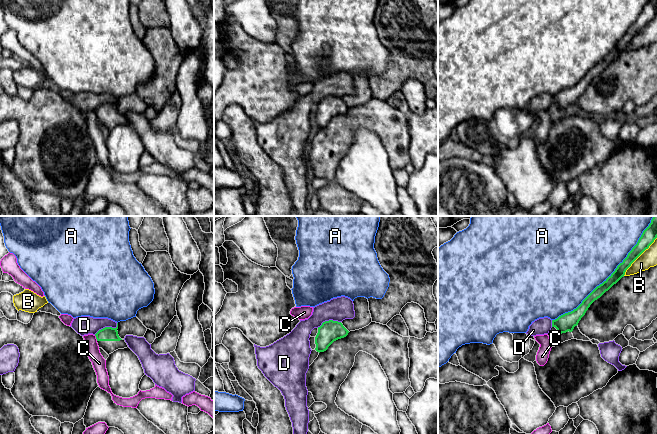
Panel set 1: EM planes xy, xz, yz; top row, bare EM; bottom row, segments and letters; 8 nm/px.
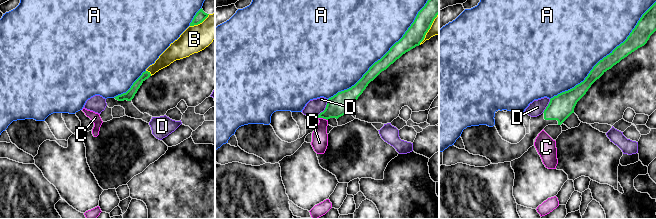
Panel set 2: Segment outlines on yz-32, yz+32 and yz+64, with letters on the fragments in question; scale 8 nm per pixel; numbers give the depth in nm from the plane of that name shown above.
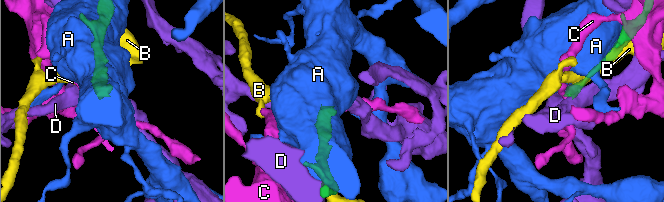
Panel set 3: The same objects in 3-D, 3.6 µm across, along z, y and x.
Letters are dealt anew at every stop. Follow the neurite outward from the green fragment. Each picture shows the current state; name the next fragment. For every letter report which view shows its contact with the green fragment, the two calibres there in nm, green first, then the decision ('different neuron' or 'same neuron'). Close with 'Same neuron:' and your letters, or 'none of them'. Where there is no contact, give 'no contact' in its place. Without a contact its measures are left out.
A: yz | 90/500 nm | different neuron
B: yz | 120/140 nm | different neuron
C: xy | 110/110 nm | different neuron
D: xy | 110/160 nm | different neuron
Same neuron: none of them

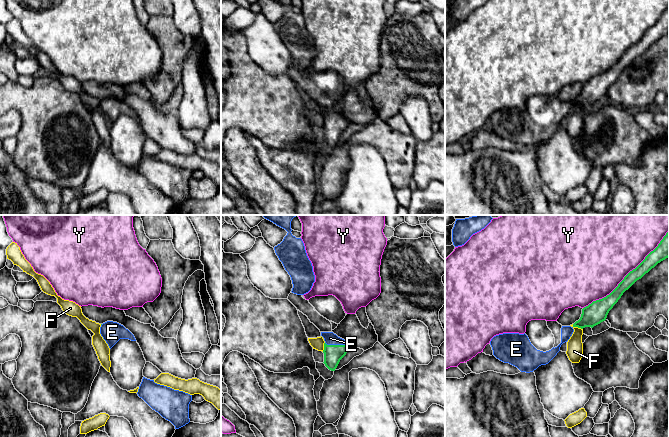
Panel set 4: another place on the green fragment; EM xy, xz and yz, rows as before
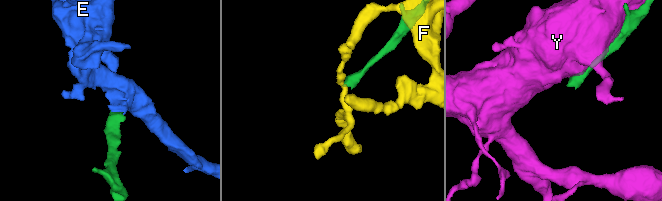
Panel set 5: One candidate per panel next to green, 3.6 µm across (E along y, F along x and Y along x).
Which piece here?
E: xz | 150/100 nm | same neuron
F: yz | 170/130 nm | different neuron
Y: yz | 110/500 nm | different neuron
Same neuron: E

